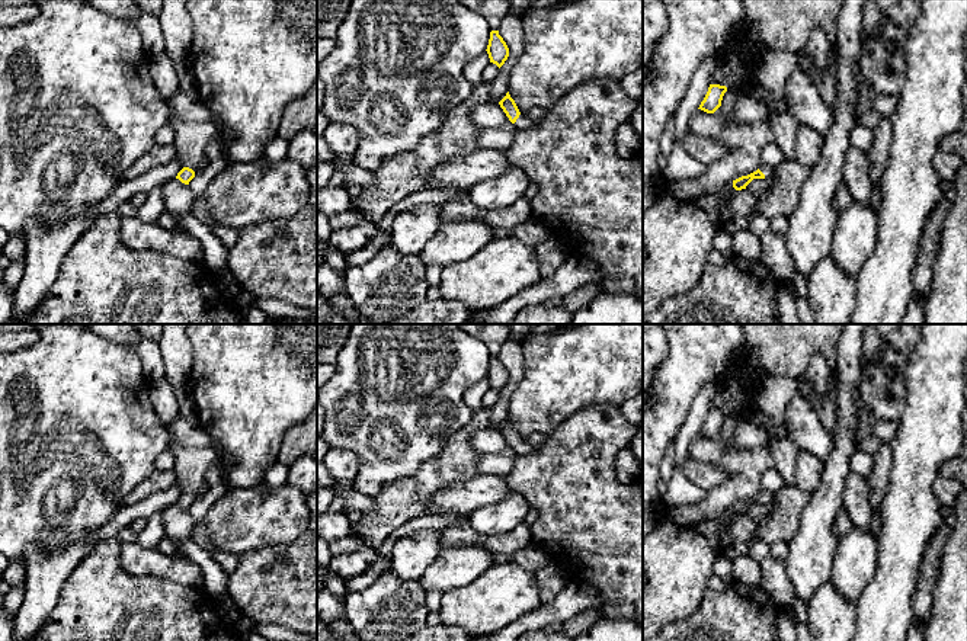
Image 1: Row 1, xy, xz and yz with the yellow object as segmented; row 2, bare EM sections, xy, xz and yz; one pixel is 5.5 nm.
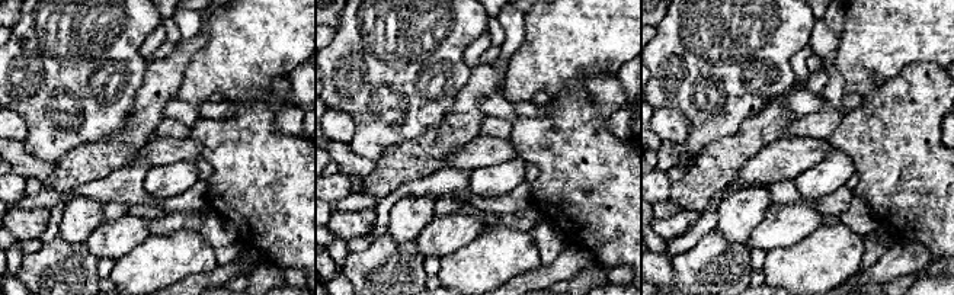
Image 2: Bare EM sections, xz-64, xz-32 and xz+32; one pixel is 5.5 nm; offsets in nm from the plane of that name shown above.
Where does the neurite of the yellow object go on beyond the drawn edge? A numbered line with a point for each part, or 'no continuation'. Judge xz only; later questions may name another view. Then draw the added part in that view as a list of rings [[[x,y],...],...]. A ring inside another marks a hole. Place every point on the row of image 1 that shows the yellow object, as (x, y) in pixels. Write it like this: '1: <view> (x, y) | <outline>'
1: xz (522, 122) | [[[521,113],[513,125],[516,129],[525,129],[525,128],[532,128],[535,122]]]

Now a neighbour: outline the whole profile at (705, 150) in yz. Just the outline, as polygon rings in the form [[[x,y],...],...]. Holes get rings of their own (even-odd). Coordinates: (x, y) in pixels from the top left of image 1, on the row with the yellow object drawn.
[[[691,131],[683,137],[682,145],[692,158],[707,166],[729,153],[729,147],[721,141],[699,137]]]

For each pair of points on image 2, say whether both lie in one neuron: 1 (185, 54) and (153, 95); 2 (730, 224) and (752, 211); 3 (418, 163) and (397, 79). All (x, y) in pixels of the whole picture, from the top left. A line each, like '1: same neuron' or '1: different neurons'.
1: same neuron
2: same neuron
3: different neurons

